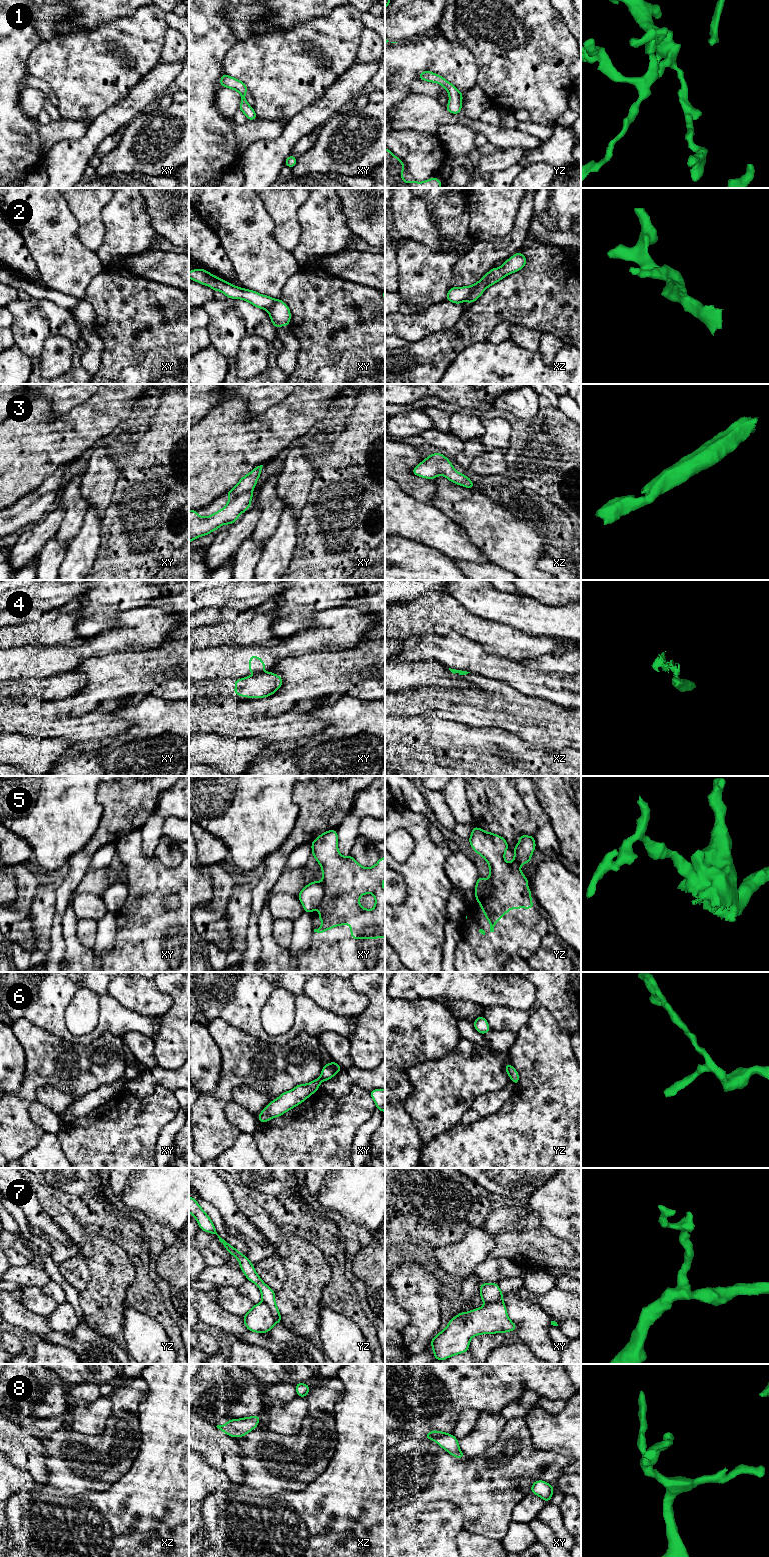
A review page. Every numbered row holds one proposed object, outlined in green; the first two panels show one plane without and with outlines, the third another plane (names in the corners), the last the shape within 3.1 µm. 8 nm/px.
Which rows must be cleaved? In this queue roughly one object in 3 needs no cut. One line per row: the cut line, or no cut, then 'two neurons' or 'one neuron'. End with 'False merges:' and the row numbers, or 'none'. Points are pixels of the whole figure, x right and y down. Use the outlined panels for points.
1: no cut; one neuron
2: cut in xz along (487, 273), (487, 278), (464, 300); two neurons
3: no cut; one neuron
4: cut in xy along (259, 672), (256, 674); two neurons
5: cut in yz along (486, 880), (491, 888), (492, 895), (485, 900), (476, 901); two neurons
6: no cut; one neuron
7: cut in yz along (262, 1301), (269, 1308), (275, 1322); two neurons
8: no cut; one neuron
False merges: 2, 4, 5, 7

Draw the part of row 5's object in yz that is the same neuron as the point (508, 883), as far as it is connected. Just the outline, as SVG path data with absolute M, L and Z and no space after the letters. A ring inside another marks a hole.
M473 827L468 840L473 850L487 861L490 870L487 881L493 896L486 901L476 901L481 904L486 920L491 923L490 932L494 932L494 925L509 910L534 907L532 893L527 886L529 880L521 872L520 866L530 863L536 848L535 839L527 835L520 835L519 838L511 863L505 861L505 851L509 845L502 836Z

